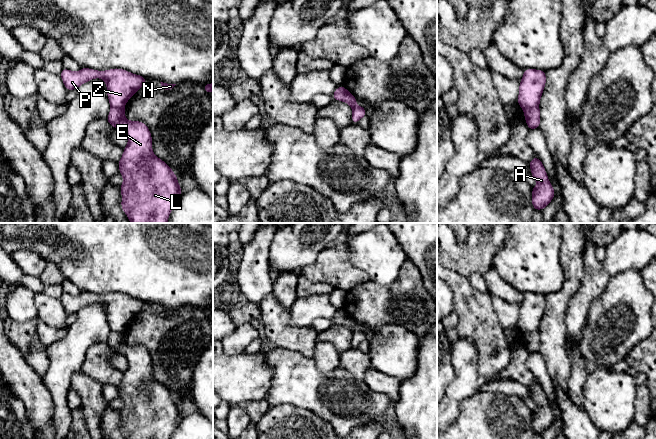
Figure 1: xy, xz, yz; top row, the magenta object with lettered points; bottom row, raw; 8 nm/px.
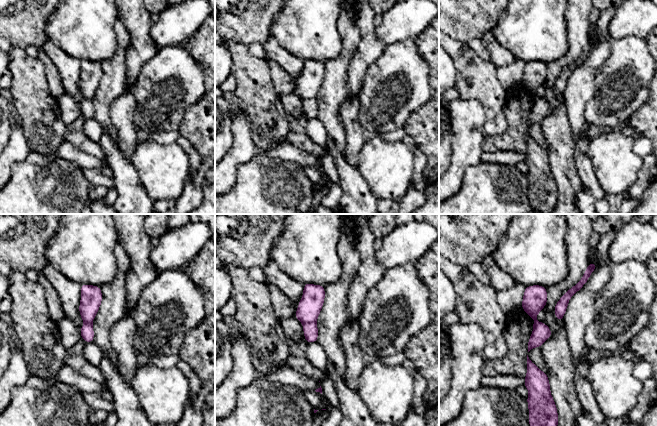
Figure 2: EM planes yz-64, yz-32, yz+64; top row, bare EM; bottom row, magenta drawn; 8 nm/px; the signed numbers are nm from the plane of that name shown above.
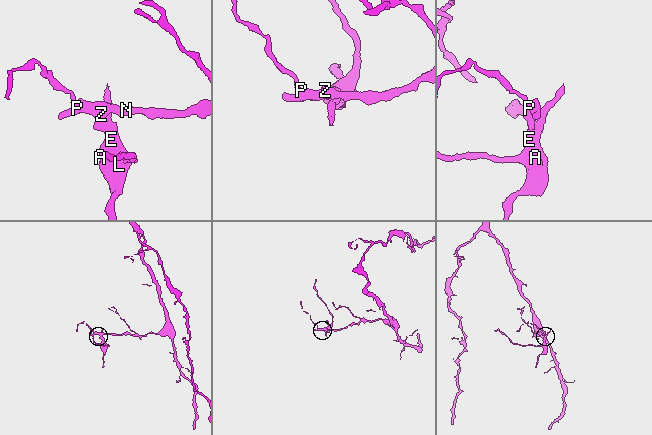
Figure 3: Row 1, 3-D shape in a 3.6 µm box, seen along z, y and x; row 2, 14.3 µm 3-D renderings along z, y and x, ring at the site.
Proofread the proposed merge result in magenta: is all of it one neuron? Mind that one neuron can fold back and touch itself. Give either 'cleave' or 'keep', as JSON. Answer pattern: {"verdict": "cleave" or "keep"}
{"verdict": "cleave"}

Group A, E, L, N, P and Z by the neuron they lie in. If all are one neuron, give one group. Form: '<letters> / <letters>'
A E L / N P Z

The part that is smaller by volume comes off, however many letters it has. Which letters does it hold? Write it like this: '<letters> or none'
A, E, L

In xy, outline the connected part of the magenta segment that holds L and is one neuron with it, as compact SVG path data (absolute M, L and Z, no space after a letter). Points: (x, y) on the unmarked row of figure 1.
M111 332L106 345L118 354L127 358L128 368L124 372L121 383L118 385L119 397L123 400L123 407L120 410L122 425L121 432L126 439L170 439L177 427L182 413L179 410L178 402L167 387L158 382L152 375L152 360L147 349L141 345L129 345L125 342L124 332Z

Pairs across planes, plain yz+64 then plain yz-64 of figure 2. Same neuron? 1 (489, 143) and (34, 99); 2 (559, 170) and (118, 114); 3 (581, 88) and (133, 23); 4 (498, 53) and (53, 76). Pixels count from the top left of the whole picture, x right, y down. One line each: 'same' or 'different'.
1: different
2: different
3: same
4: different

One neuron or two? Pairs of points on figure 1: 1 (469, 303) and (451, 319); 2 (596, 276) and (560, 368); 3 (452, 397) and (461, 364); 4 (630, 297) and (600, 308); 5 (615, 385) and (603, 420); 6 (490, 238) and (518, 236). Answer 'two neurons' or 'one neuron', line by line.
1: two neurons
2: two neurons
3: one neuron
4: one neuron
5: one neuron
6: two neurons

